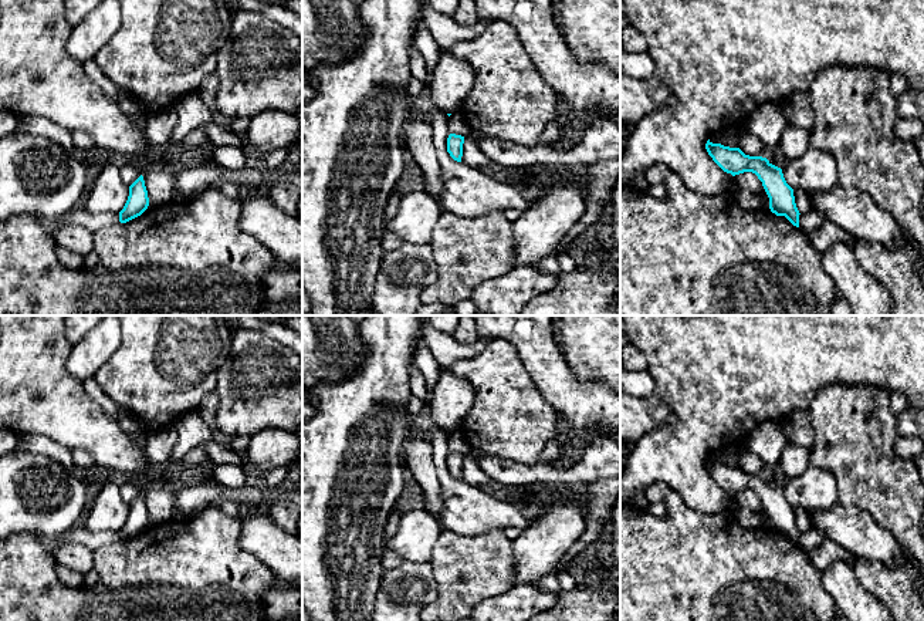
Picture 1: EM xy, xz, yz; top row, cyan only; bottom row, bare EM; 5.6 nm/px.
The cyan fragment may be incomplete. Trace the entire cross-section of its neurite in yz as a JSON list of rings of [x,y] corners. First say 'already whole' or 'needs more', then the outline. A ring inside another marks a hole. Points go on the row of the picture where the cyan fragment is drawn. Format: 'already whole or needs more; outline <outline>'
already whole; outline [[[710,139],[705,149],[713,161],[732,176],[752,172],[762,182],[769,198],[769,209],[776,216],[785,216],[799,227],[799,210],[795,203],[793,189],[786,183],[782,169],[772,165],[766,158],[745,155],[739,148],[713,144]]]

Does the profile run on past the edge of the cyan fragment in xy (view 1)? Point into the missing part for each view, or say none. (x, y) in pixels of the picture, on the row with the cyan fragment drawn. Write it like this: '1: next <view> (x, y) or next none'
1: next none

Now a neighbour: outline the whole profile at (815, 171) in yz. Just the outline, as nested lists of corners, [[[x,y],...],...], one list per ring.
[[[808,148],[801,158],[788,161],[782,173],[793,190],[802,190],[806,195],[827,192],[839,186],[833,156],[813,148]]]

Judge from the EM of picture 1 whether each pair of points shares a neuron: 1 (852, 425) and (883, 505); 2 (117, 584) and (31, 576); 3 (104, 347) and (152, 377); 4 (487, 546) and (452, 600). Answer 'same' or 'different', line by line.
1: same
2: same
3: different
4: same

